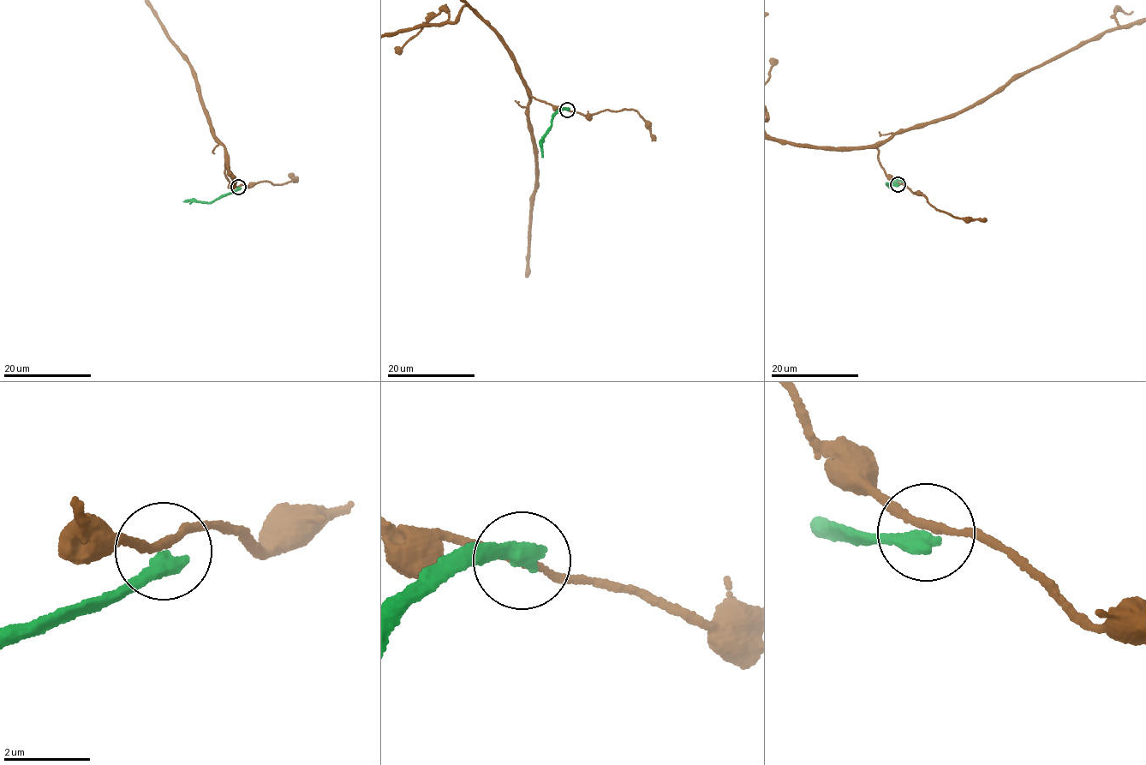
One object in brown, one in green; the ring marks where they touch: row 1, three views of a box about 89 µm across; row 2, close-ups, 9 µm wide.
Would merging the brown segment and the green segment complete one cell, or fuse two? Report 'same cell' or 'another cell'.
another cell

